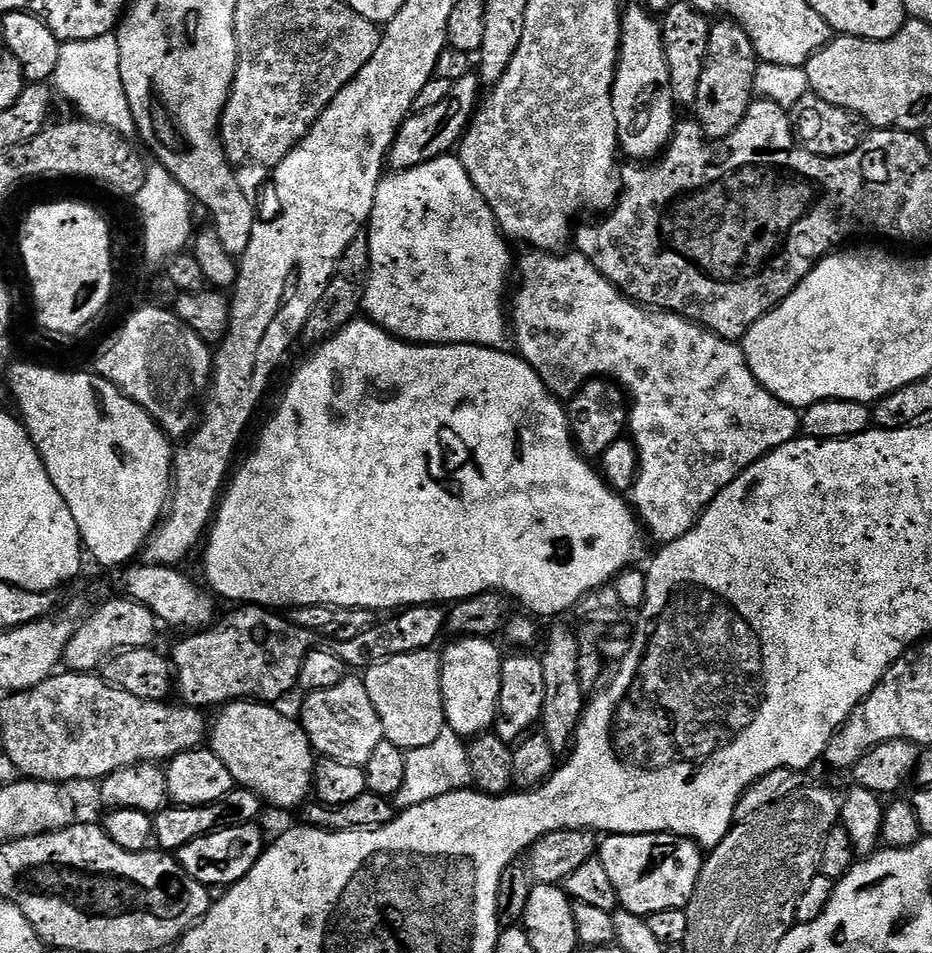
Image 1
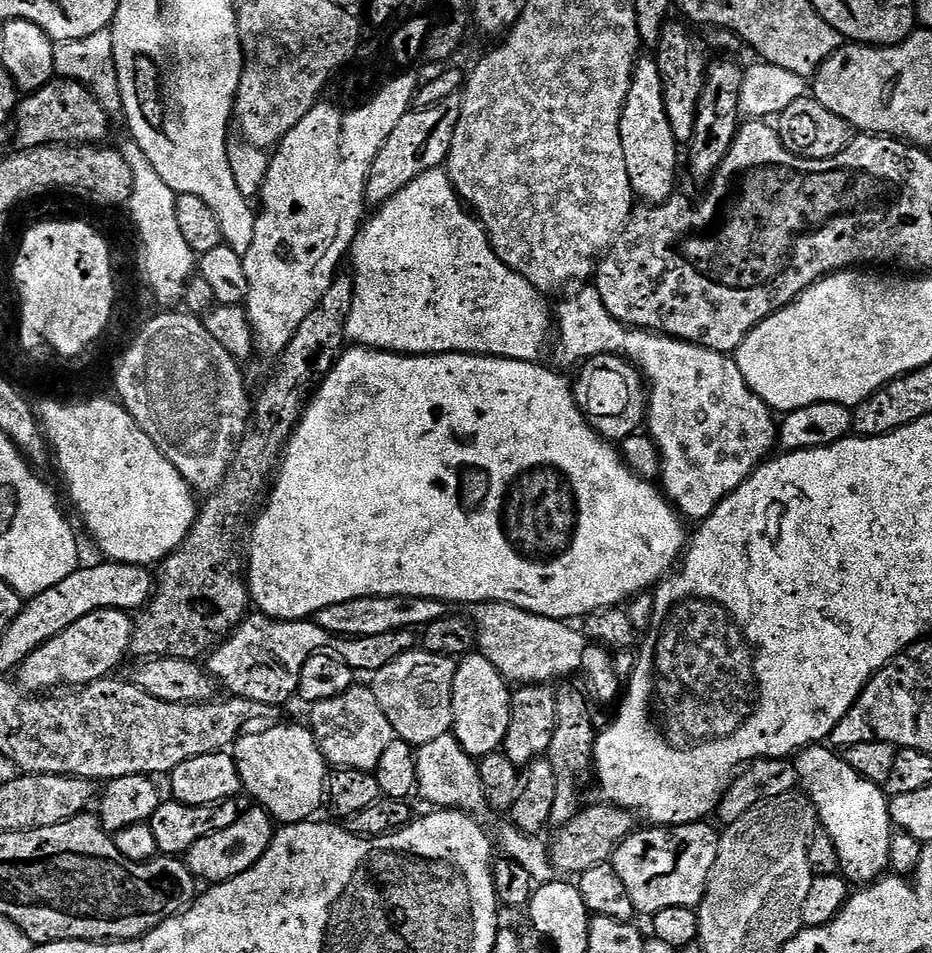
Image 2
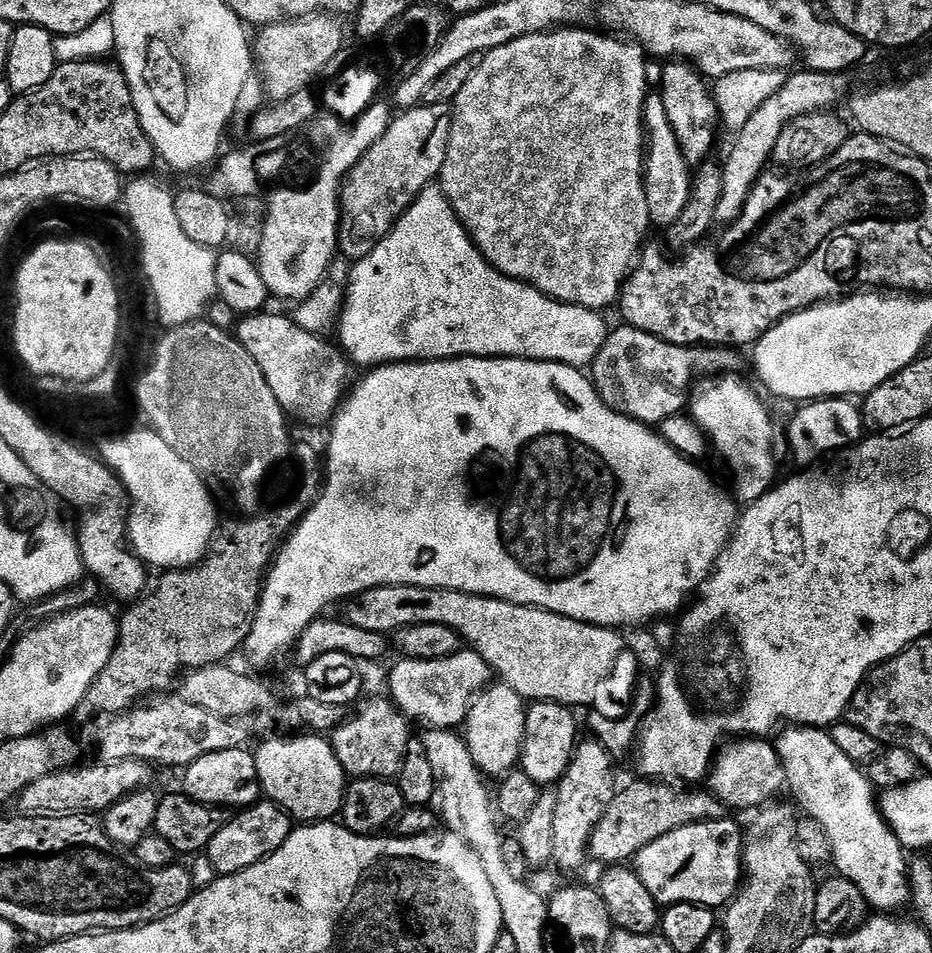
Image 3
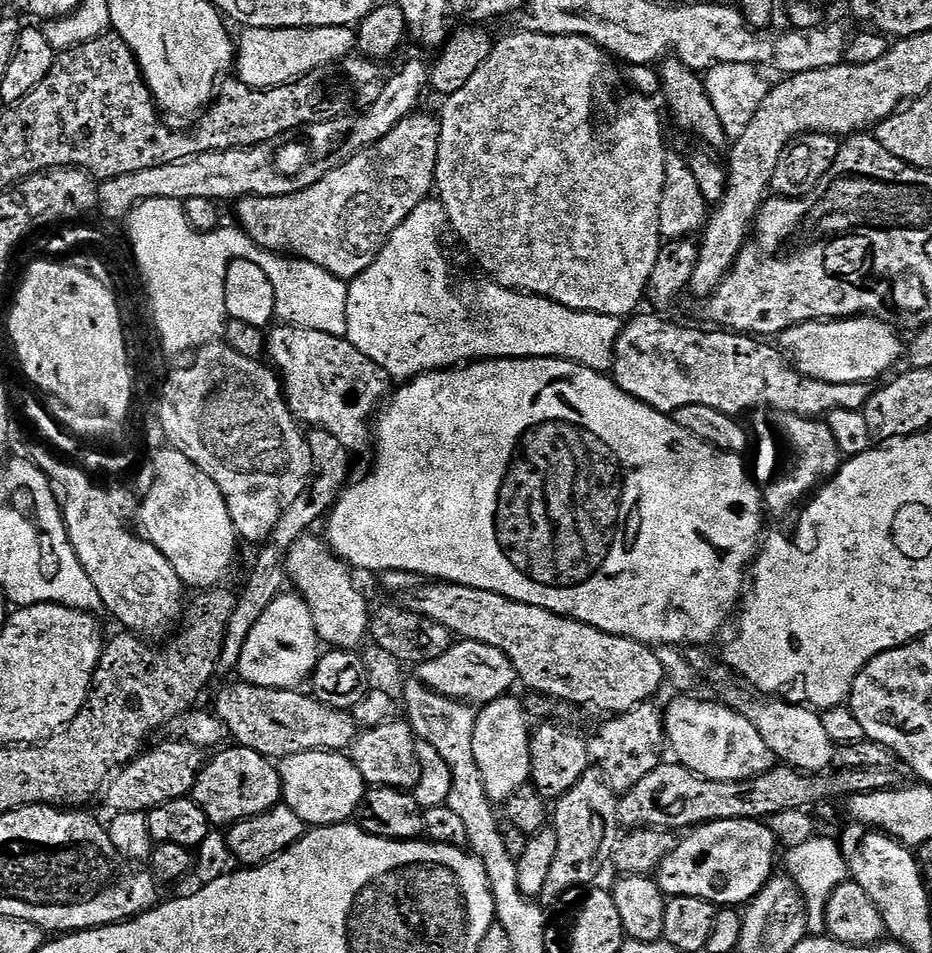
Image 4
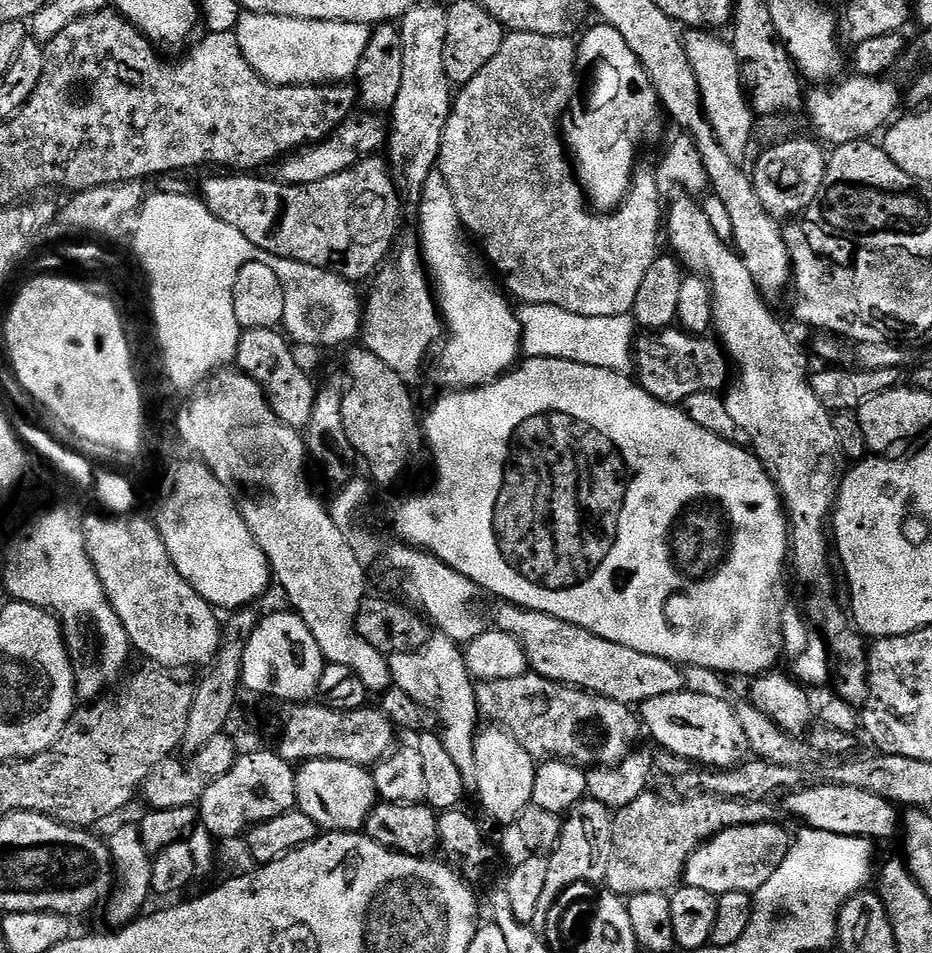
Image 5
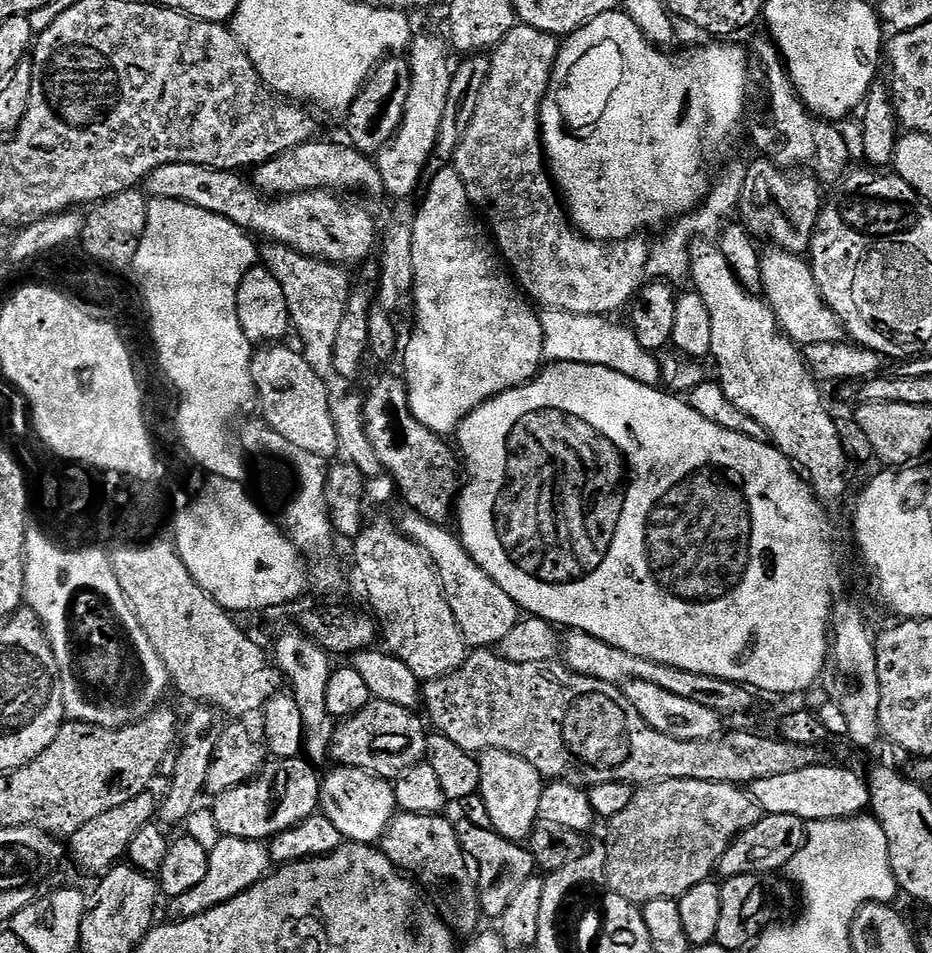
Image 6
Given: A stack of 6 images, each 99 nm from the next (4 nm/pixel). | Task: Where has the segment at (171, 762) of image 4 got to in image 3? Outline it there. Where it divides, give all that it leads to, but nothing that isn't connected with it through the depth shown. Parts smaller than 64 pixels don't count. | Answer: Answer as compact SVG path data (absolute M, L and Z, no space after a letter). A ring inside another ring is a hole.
M109 760L99 763L88 764L85 768L69 766L30 782L19 792L19 811L29 817L103 814L123 796L147 789L151 785L148 783L152 780L154 768L144 760Z

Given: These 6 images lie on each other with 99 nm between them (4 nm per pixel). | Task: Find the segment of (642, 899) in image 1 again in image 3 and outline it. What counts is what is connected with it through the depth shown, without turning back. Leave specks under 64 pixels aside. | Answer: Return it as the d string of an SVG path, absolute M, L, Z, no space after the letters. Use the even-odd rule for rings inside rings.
M731 818L686 824L654 838L634 857L638 878L654 894L657 904L701 904L720 910L731 901L742 884L744 834Z

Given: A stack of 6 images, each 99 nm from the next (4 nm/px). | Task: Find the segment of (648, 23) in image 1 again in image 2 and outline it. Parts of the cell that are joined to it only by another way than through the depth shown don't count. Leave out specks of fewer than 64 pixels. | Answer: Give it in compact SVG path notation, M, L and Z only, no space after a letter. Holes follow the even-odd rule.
M637 59L632 72L630 94L620 119L622 154L626 154L626 174L630 174L632 191L648 204L663 204L677 191L676 151L678 145L666 118L664 83L655 59Z

